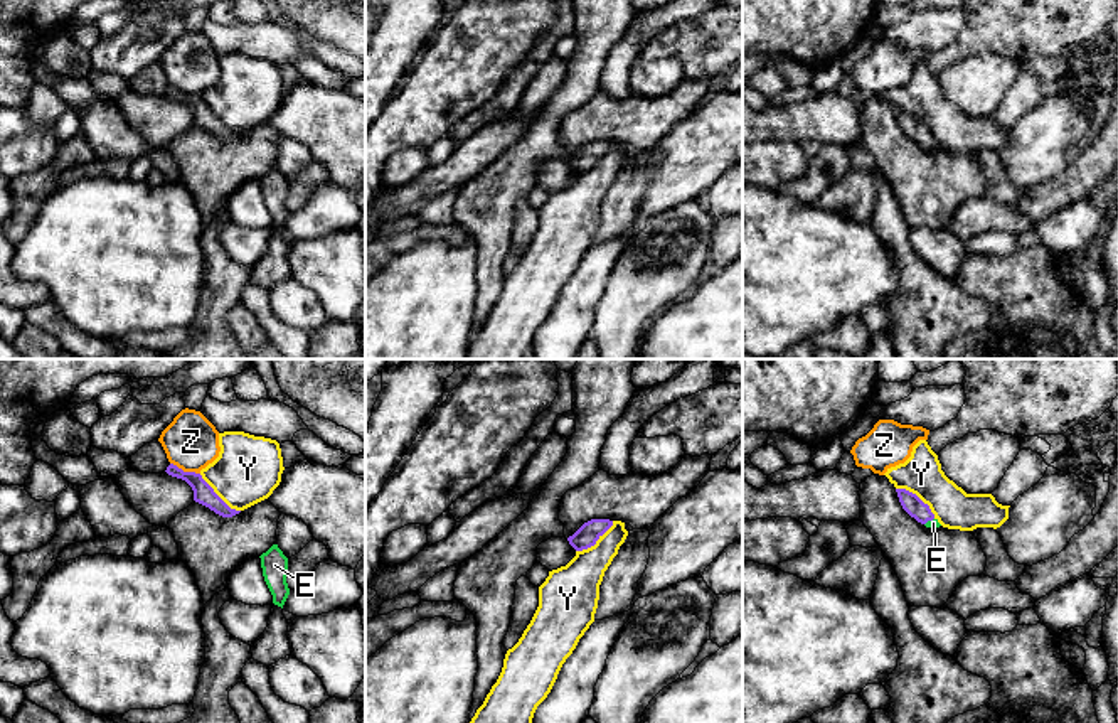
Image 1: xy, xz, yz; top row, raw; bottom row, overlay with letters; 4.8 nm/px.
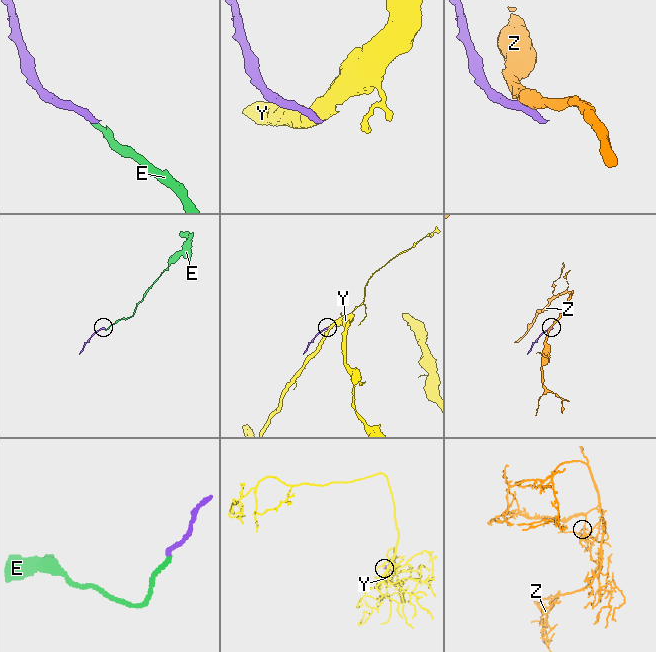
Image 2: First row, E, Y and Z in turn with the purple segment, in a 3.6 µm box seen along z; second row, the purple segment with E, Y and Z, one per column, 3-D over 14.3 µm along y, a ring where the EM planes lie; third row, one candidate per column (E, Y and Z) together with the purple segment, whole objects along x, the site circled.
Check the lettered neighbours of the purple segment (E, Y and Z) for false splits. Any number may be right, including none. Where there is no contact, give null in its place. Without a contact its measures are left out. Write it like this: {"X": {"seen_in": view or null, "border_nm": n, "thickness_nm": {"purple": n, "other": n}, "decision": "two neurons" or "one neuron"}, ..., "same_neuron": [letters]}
{"E": {"seen_in": "yz", "border_nm": 60, "thickness_nm": {"purple": 90, "other": 40}, "decision": "one neuron"}, "Y": {"seen_in": "yz", "border_nm": 240, "thickness_nm": {"purple": 90, "other": 200}, "decision": "two neurons"}, "Z": {"seen_in": "xy", "border_nm": 160, "thickness_nm": {"purple": 100, "other": 260}, "decision": "two neurons"}, "same_neuron": ["E"]}

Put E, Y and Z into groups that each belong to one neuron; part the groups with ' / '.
E / Y / Z

